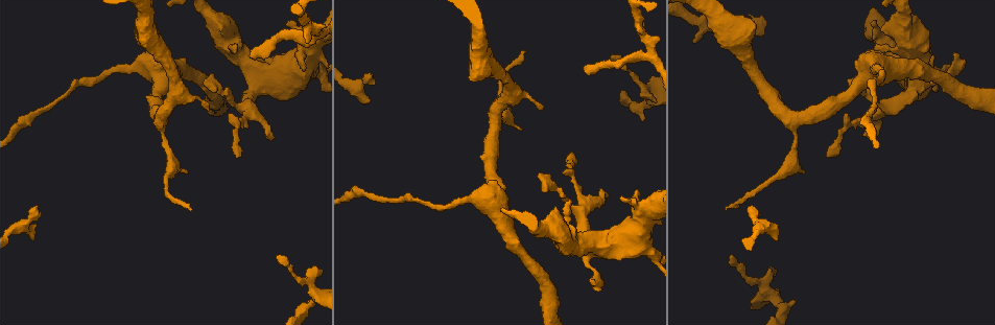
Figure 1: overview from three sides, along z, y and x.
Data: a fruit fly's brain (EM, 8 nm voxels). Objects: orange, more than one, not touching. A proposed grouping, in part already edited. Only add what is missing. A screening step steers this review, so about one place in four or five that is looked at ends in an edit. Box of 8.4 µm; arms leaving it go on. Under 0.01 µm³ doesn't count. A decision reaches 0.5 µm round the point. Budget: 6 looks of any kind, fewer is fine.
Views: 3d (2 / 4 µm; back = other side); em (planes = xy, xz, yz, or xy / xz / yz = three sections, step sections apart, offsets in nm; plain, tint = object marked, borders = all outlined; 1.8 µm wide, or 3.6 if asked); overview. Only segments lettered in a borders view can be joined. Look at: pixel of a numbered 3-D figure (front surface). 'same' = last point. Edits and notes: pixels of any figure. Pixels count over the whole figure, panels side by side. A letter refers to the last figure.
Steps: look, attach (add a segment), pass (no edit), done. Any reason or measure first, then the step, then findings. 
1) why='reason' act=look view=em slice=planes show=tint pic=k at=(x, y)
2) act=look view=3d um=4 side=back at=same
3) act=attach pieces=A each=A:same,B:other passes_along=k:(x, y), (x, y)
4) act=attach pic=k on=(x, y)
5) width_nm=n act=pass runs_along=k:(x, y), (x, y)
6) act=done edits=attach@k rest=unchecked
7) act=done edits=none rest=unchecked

why='branch stops here' act=look view=em slice=planes show=tint pic=1 at=(751, 206)

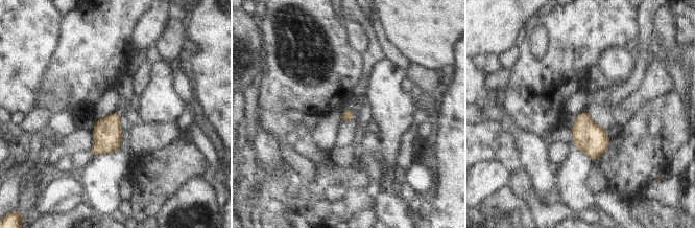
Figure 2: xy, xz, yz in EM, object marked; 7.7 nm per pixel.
act=look view=em slice=planes show=borders at=same

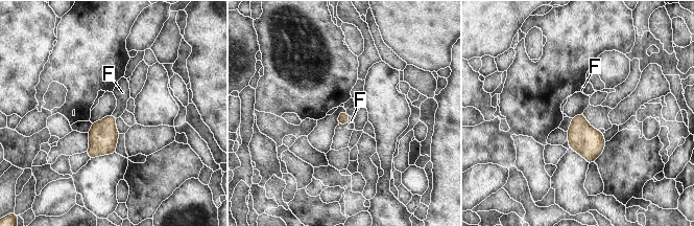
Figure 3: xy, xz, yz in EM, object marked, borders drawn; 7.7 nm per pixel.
longest_contact=F:50nm act=attach pieces=F each=F:same passes_along=3:(103, 136), (114, 116), (122, 92) found='it goes on there'

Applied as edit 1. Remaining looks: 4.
act=look view=overview

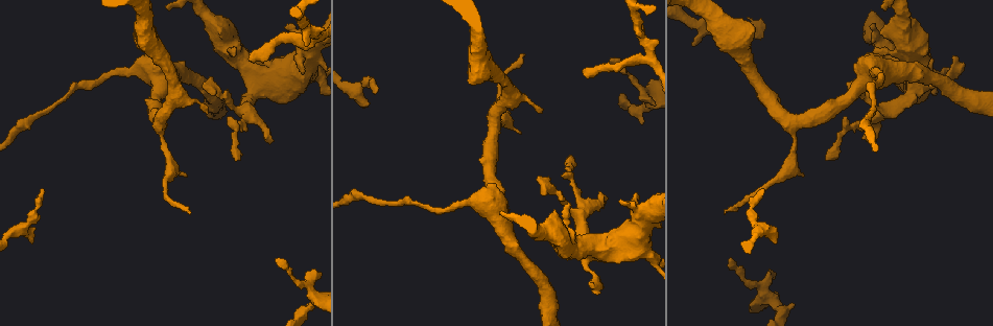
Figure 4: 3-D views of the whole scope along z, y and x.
why='free end' act=look view=em um=3.6 slice=planes show=borders pic=4 at=(609, 61)

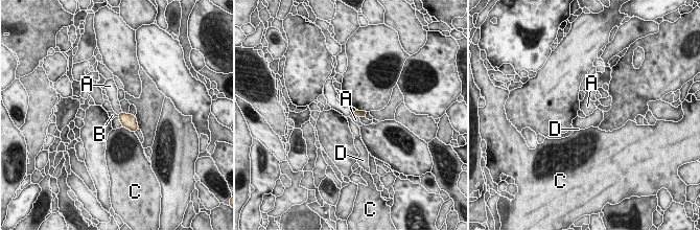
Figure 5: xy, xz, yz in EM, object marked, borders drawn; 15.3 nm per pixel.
act=attach pieces=B each=A:other,B:same,C:other,D:other passes_along=5:(357, 113), (354, 111), (346, 110) found='the neuron continues'

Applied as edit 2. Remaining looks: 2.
act=look view=overview

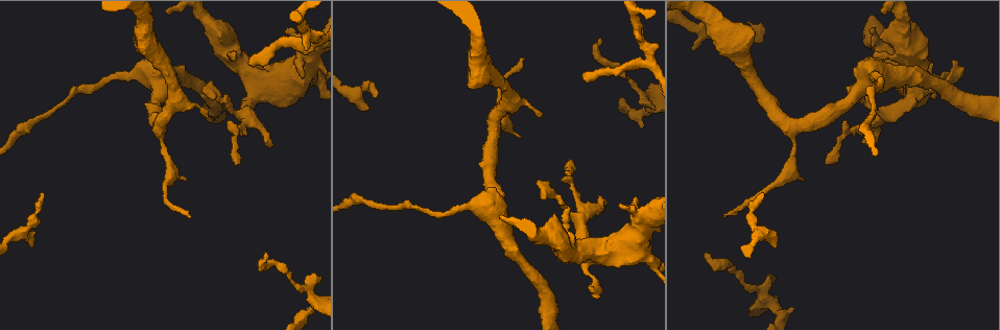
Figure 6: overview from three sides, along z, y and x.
why='an open end' act=look view=em um=3.6 slice=xz step=16 show=borders pic=6 at=(723, 215)

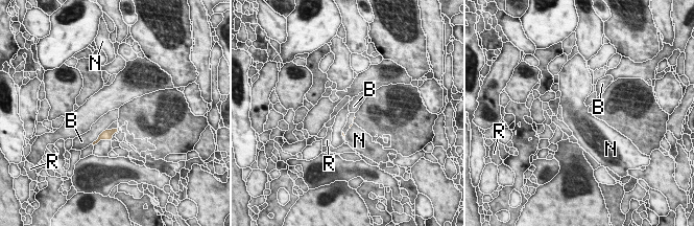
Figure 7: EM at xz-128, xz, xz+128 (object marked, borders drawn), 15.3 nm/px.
act=pass each=B:other,N:other,R:other border=7:(105, 129), (92, 143) found='none of them fits'

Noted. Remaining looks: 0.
act=done edits=attach@3,attach@5 rest=unchecked

